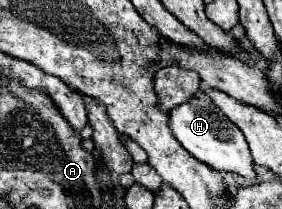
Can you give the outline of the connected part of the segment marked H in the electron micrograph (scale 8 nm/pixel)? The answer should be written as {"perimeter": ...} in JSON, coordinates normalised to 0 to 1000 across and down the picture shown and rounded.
{"perimeter":[[[691,450],[663,488],[599,526],[592,555],[599,555],[599,622],[677,746],[706,756],[713,775],[741,785],[762,813],[819,813],[848,823],[869,852],[904,852],[897,766],[869,651],[819,574],[798,565],[798,545],[741,469]]]}

